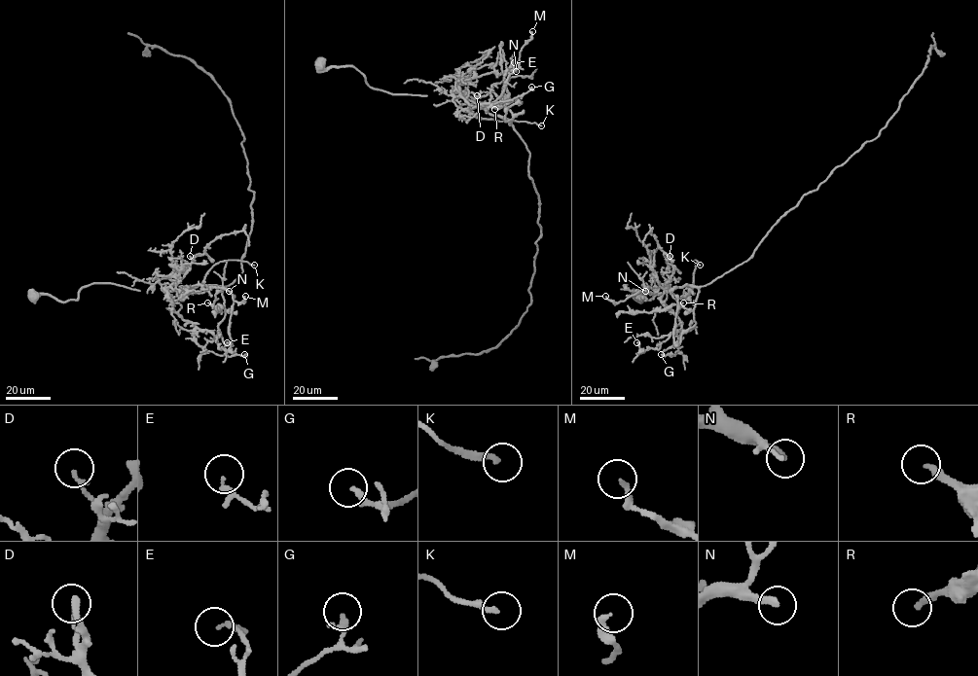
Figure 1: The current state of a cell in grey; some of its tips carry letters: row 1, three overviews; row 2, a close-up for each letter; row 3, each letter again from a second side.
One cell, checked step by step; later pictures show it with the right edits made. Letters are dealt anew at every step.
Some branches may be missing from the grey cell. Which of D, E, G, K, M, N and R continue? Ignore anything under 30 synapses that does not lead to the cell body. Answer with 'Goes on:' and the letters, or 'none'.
Goes on: K, N, R

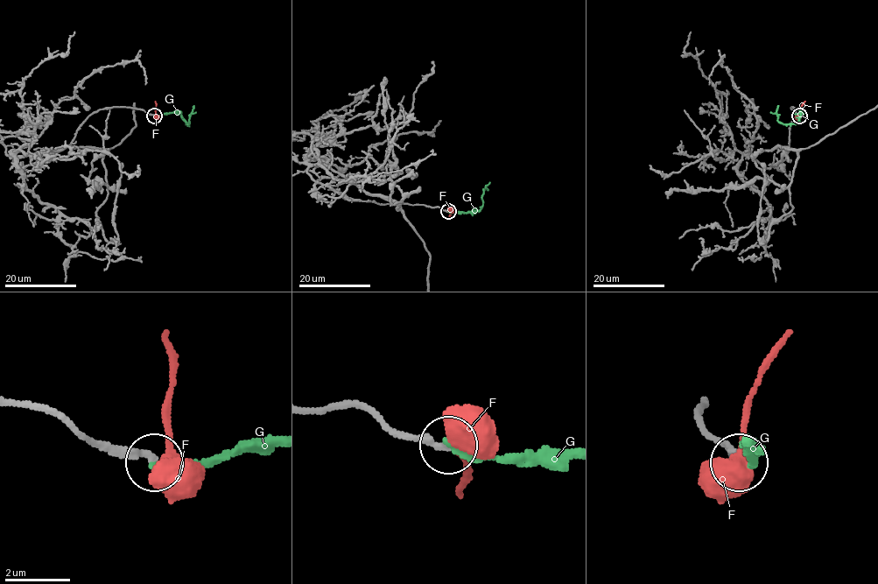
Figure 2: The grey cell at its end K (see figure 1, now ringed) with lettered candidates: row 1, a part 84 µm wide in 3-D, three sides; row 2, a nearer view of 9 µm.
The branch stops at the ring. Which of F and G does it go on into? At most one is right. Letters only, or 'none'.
G

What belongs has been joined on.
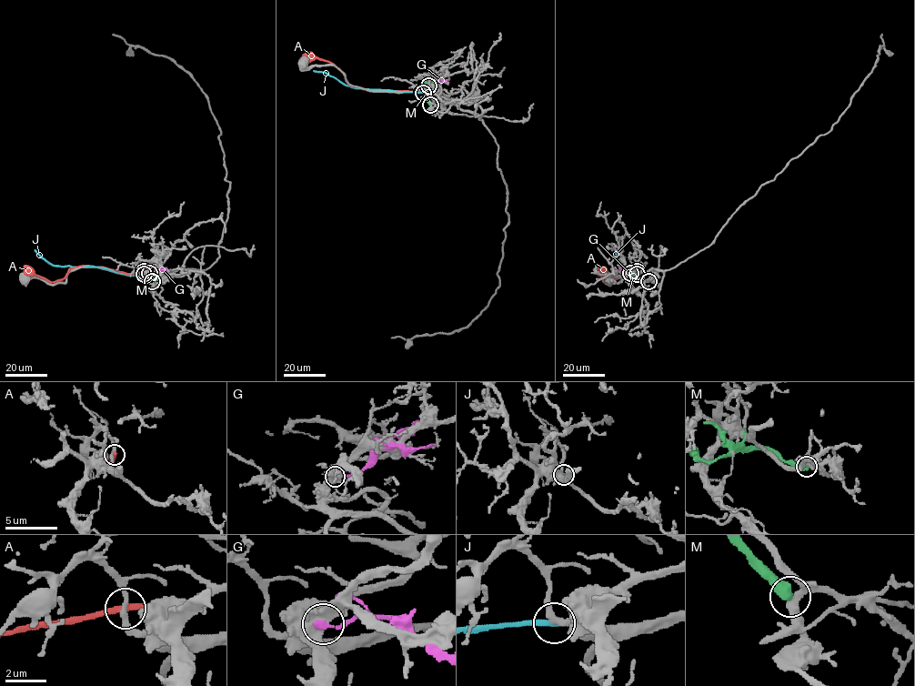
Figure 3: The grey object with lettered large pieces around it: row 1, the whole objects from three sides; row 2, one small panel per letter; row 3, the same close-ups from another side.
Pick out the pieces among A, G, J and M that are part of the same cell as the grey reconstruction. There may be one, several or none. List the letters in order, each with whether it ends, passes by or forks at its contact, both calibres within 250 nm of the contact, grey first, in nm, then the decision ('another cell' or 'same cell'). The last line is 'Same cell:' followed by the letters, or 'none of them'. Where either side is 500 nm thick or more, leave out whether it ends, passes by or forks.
A: it ends | 240/380 nm | another cell
G: it ends | 480/260 nm | another cell
J: it ends | 280/260 nm | another cell
M: 320/500 nm | another cell
Same cell: none of them

